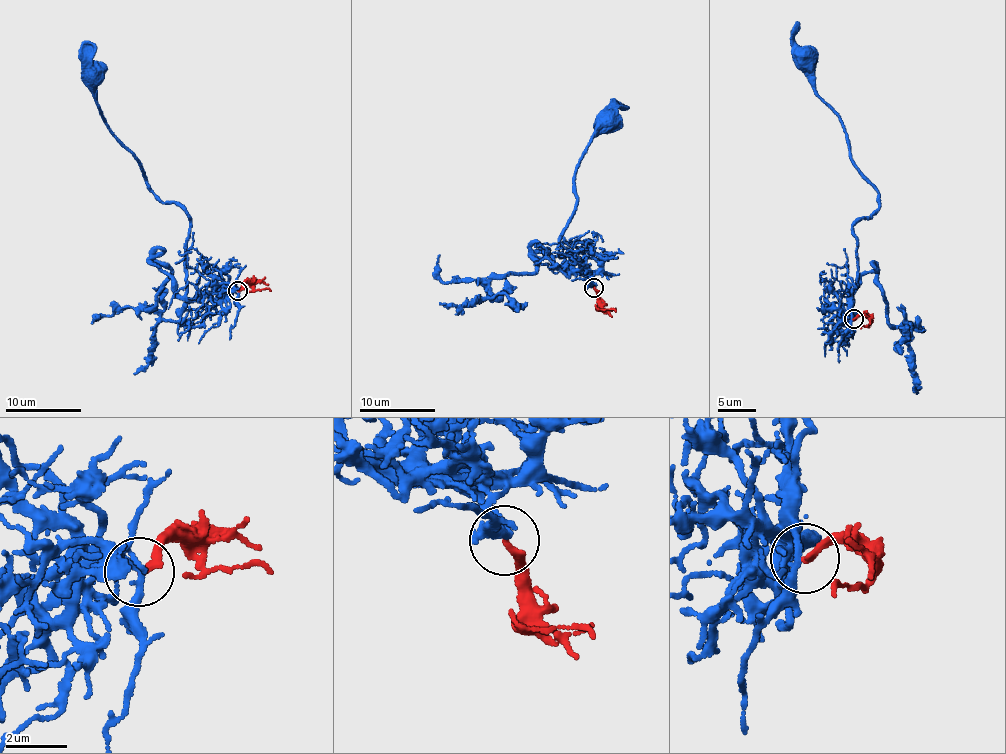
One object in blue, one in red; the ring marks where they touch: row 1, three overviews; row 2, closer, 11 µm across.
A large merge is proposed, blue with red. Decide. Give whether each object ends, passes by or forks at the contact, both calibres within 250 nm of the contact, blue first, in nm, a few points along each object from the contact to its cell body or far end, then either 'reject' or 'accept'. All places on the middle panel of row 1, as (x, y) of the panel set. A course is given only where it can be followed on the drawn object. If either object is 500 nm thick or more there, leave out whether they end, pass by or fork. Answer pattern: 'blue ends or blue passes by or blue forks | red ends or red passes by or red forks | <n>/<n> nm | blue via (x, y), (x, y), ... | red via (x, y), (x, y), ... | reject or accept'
blue passes by | red ends | 200/240 nm | blue via (594, 287), (559, 258), (590, 244), (561, 242), (560, 235), (577, 203), (574, 176), (585, 147), (609, 123) | red via (594, 287), (600, 309), (615, 312) | reject

